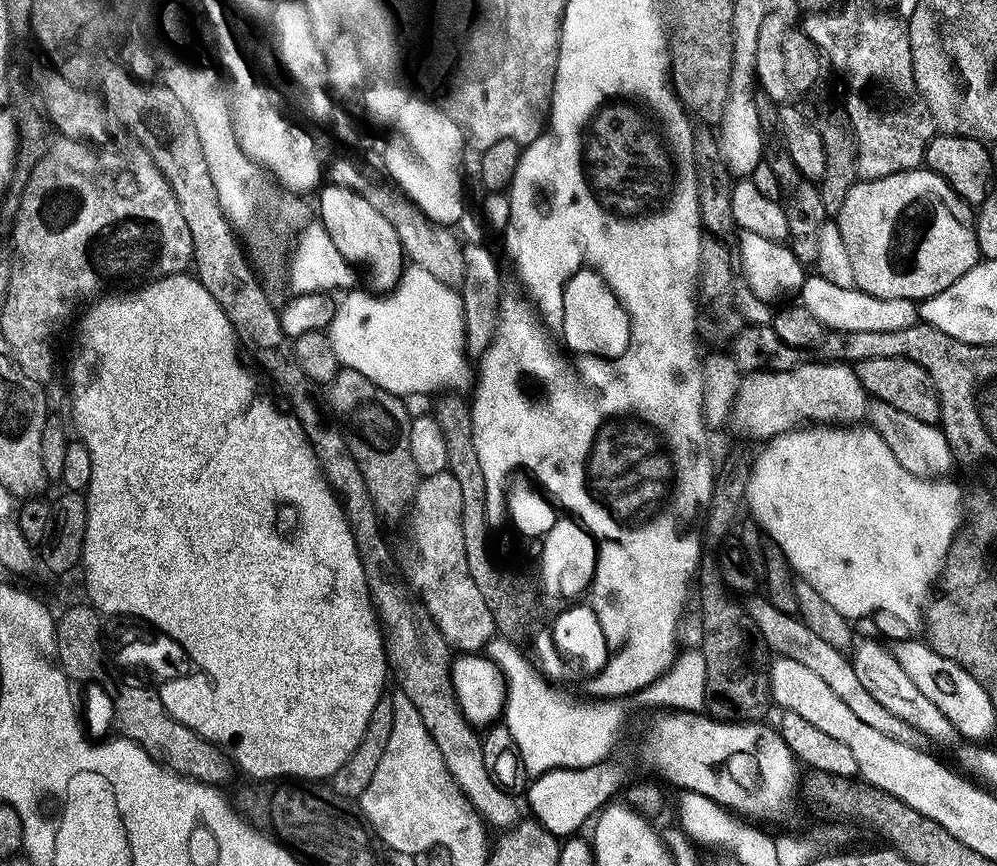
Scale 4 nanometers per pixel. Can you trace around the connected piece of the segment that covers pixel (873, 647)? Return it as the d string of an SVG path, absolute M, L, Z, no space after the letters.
M858 640L853 643L855 646L852 652L850 651L850 661L854 674L869 696L884 706L894 717L900 718L915 733L926 736L938 735L940 724L942 725L940 711L918 690L918 686L911 682L906 672L902 670L902 666L899 666L892 656L891 651L883 643L880 645L872 640Z

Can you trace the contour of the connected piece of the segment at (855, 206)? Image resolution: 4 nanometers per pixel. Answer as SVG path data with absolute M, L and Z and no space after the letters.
M926 166L911 168L898 174L890 174L886 178L877 180L860 180L853 184L846 194L846 202L842 202L838 213L838 223L842 230L842 242L846 242L846 250L850 253L850 263L854 265L854 278L856 287L865 292L873 301L876 300L916 300L923 302L929 300L934 294L946 290L946 286L954 286L962 274L966 274L981 259L978 238L976 237L976 217L973 205L968 204L953 190L937 172L930 171Z

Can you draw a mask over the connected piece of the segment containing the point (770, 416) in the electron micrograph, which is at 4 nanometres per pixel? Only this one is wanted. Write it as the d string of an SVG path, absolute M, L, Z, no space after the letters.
M812 360L790 370L750 372L741 379L728 415L727 427L736 436L767 442L801 426L856 426L867 417L869 396L851 363Z

